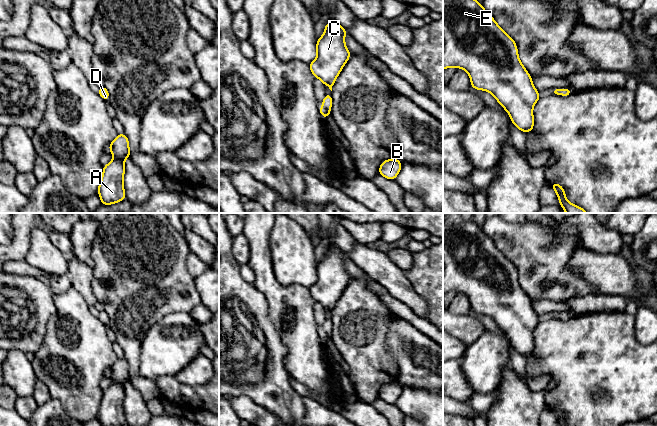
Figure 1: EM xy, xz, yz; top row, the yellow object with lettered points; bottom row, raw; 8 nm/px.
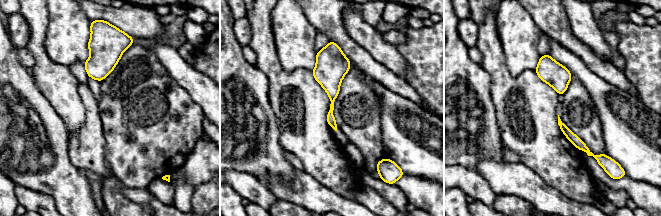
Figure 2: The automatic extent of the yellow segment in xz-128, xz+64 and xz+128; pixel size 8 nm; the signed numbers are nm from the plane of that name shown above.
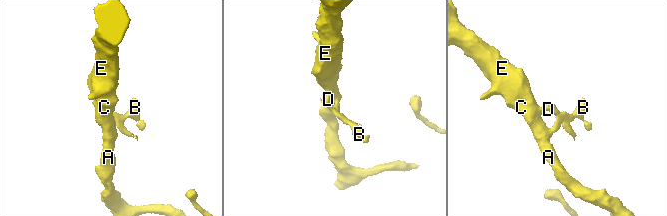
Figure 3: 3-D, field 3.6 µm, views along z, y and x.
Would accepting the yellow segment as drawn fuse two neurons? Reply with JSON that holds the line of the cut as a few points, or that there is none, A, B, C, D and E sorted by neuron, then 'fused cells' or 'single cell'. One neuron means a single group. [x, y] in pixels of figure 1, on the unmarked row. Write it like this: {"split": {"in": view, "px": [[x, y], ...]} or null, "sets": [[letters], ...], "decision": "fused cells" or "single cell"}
{"split": {"in": "xz", "px": [[323, 330], [329, 335]]}, "sets": [["A", "C", "D", "E"], ["B"]], "decision": "fused cells"}

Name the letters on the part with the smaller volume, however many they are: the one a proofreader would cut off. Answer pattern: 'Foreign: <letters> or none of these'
Foreign: B

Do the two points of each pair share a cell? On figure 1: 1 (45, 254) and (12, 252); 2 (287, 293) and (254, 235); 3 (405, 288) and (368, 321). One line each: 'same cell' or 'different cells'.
1: different cells
2: same cell
3: different cells

